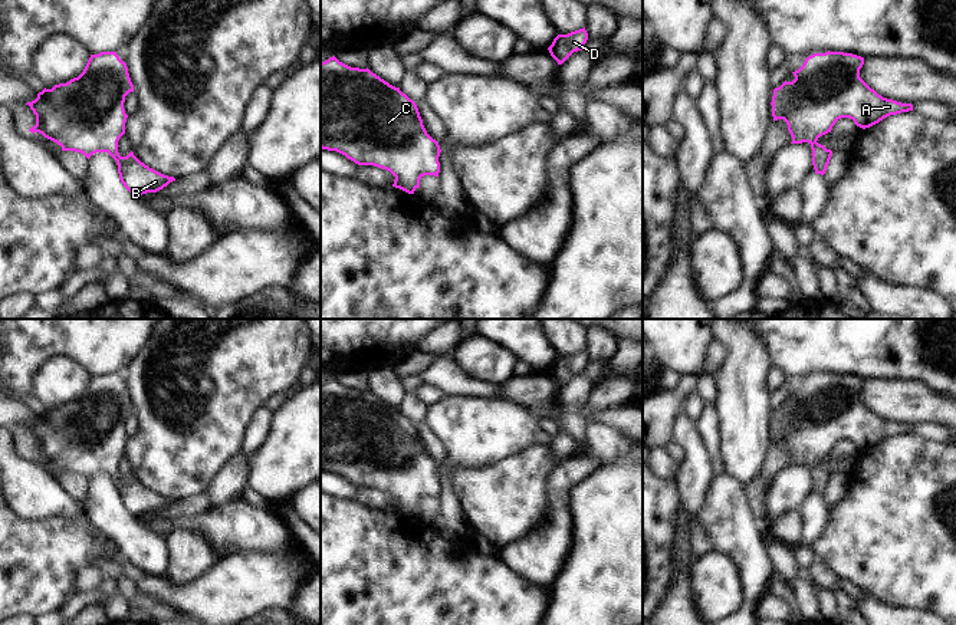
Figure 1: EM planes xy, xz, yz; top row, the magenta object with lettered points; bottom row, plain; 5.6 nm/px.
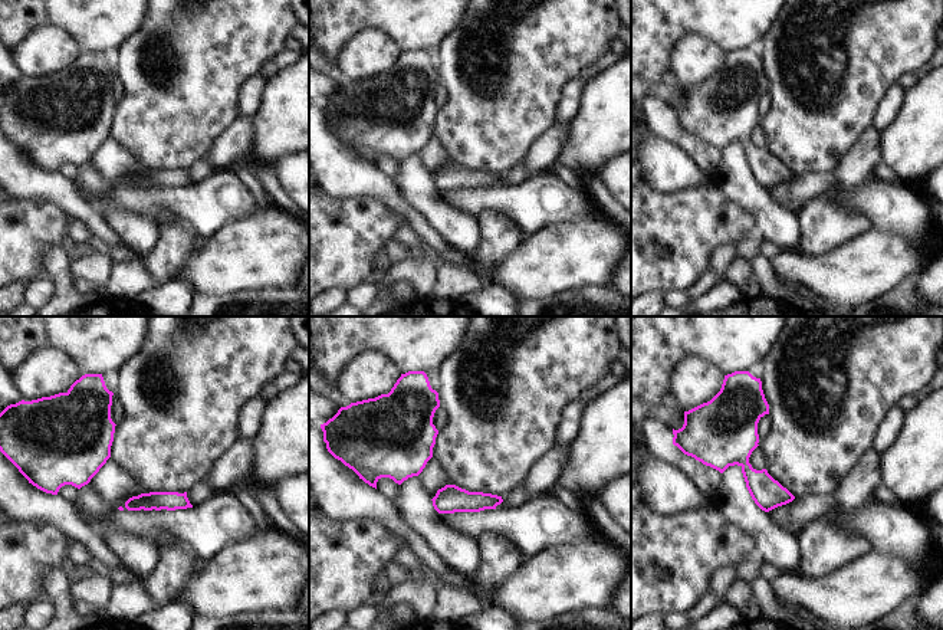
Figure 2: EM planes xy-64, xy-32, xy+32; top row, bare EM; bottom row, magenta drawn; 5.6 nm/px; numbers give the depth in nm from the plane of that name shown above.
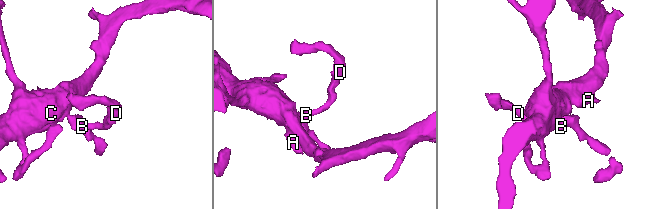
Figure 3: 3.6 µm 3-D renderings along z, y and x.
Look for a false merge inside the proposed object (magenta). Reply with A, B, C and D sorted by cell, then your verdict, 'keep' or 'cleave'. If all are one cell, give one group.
A B C D; keep

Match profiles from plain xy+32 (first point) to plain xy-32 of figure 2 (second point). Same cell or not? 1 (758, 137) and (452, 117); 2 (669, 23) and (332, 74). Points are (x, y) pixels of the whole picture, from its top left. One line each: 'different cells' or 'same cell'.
1: different cells
2: different cells

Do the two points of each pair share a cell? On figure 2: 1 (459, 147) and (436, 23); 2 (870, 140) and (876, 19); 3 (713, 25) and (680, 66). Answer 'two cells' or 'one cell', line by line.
1: two cells
2: two cells
3: two cells

